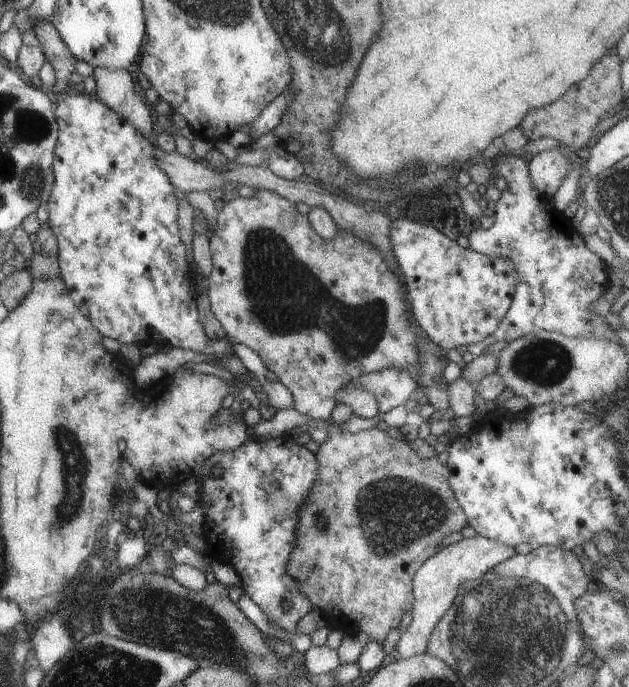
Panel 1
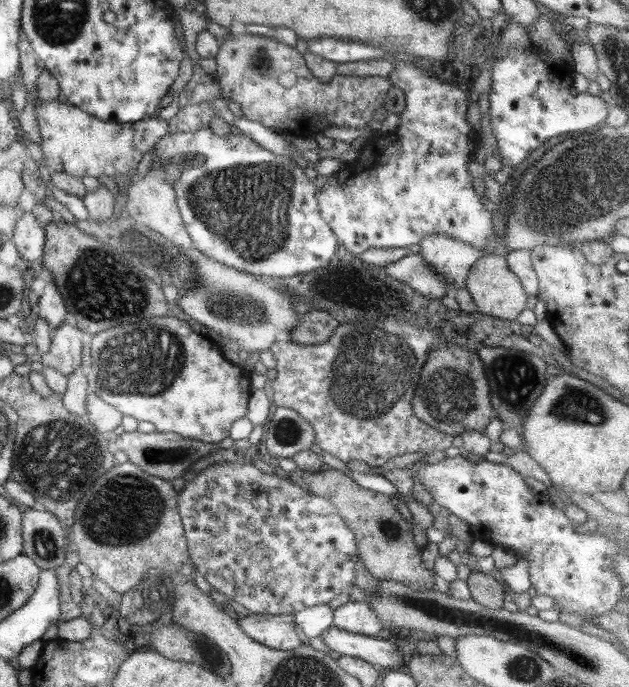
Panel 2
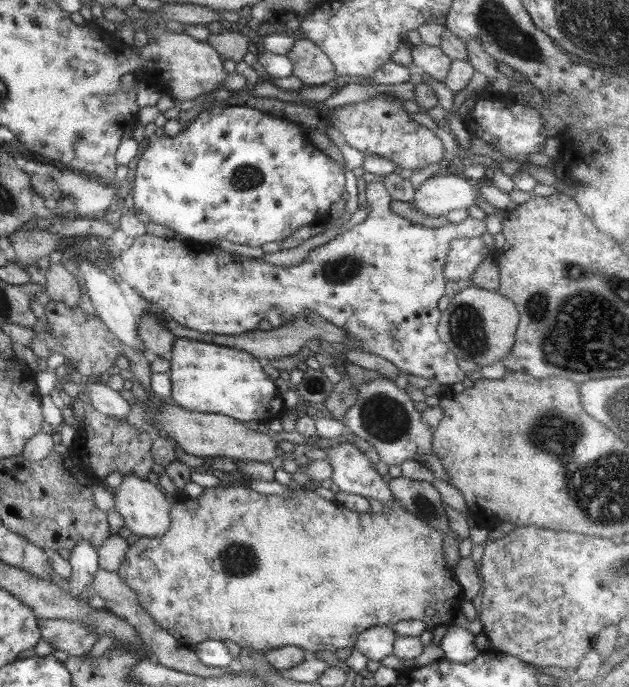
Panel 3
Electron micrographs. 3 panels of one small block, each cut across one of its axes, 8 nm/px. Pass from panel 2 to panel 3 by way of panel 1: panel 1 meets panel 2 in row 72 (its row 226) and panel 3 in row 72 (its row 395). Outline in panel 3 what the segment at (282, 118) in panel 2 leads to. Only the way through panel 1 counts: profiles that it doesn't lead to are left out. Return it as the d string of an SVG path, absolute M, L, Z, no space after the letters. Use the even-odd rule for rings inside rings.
M294 40L293 47L286 53L293 76L306 87L322 86L335 79L334 67L317 46L309 40Z

